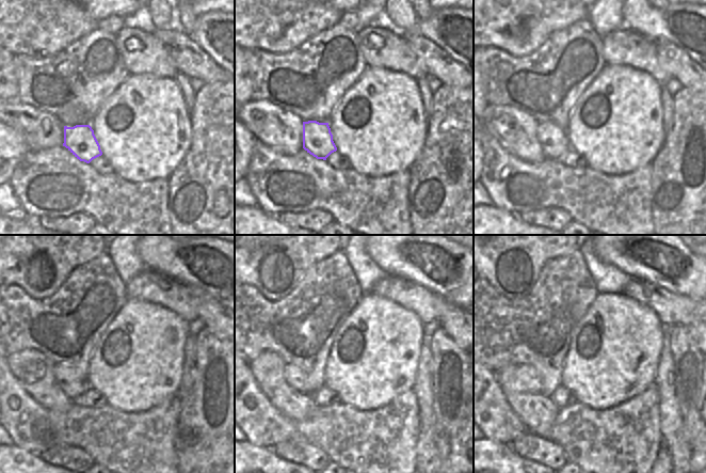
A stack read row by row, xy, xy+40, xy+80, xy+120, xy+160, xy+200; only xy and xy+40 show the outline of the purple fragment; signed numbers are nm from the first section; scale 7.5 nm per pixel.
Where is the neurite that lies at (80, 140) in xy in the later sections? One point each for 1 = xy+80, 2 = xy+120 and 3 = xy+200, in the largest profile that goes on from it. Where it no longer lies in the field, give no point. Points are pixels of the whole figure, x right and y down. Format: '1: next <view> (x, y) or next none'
1: next xy+80 (552, 139)
2: next xy+120 (70, 382)
3: next xy+200 (523, 378)

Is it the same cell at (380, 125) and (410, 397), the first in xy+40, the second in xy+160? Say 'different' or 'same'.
different

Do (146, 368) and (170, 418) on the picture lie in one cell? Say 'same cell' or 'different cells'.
different cells

